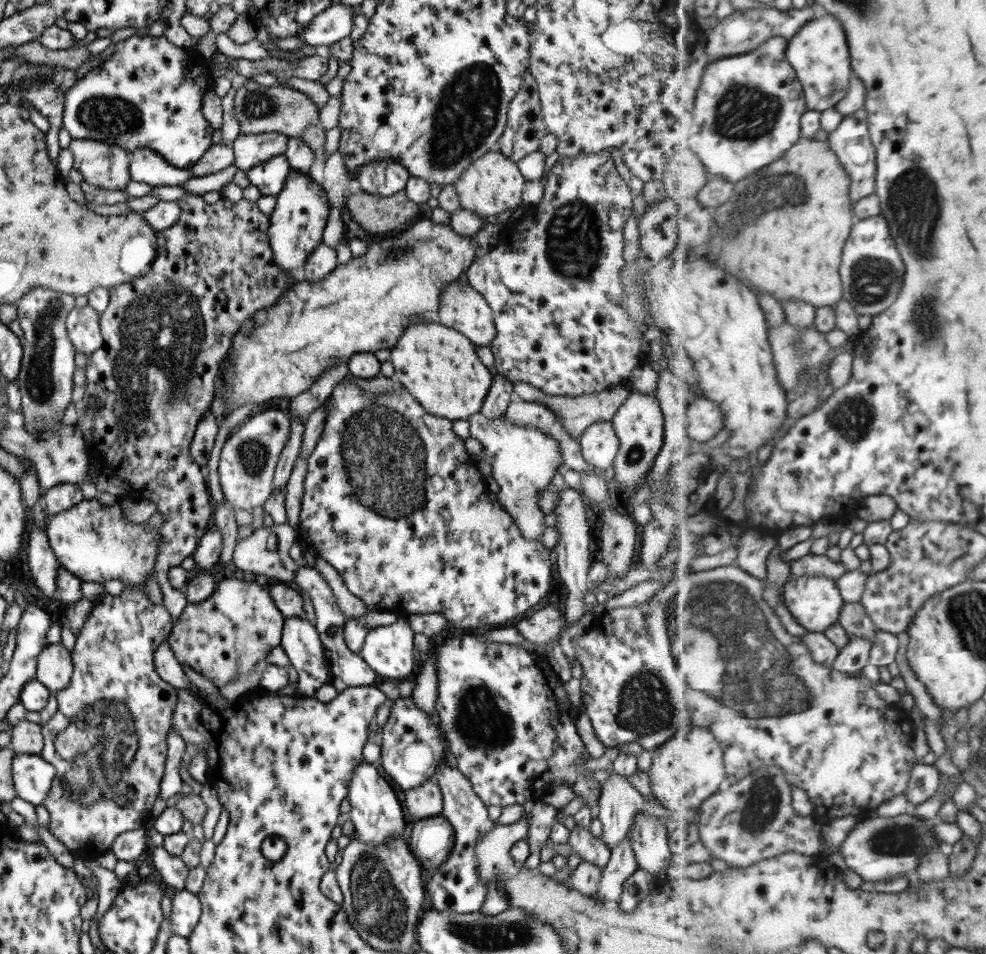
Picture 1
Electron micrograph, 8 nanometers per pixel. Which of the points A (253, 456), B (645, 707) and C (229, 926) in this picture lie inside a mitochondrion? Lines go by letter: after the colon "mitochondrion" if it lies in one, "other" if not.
A: mitochondrion
B: mitochondrion
C: other

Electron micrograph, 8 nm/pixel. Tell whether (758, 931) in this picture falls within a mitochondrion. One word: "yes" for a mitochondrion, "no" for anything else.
no

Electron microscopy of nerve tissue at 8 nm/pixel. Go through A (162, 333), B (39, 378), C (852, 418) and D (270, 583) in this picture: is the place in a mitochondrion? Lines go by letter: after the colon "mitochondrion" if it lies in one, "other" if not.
A: mitochondrion
B: mitochondrion
C: mitochondrion
D: other

